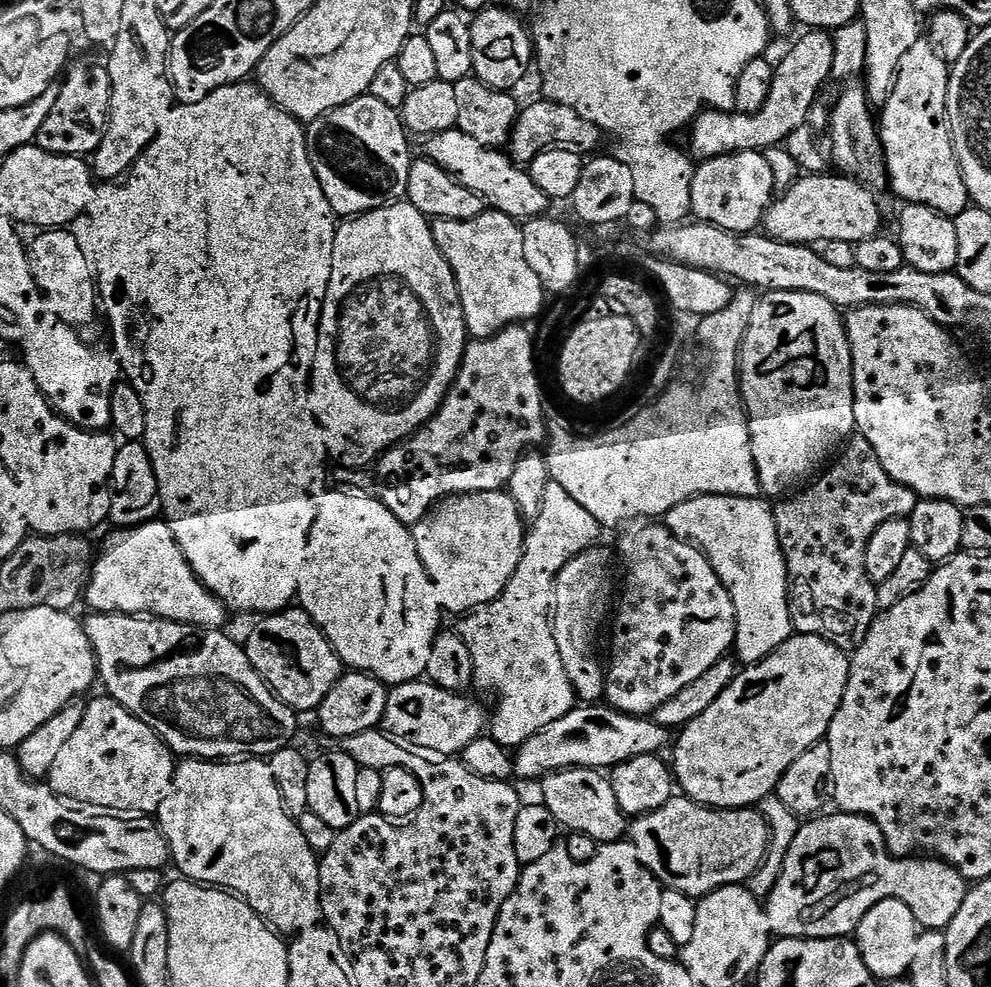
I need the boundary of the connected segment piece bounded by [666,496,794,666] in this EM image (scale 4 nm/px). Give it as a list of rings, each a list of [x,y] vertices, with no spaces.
[[[695,496],[668,512],[666,526],[678,538],[695,544],[728,587],[736,611],[734,648],[740,651],[741,665],[765,660],[793,636],[792,615],[788,609],[788,567],[778,542],[774,508],[767,499]]]

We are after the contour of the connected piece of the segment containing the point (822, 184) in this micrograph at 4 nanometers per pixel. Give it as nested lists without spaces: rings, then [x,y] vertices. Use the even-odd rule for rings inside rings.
[[[804,174],[791,184],[784,193],[773,199],[771,207],[764,215],[763,229],[774,240],[782,243],[803,244],[814,246],[823,240],[834,242],[850,242],[861,244],[866,238],[874,238],[881,235],[880,228],[880,204],[871,187],[861,184],[859,180],[843,174],[828,176],[829,174]]]

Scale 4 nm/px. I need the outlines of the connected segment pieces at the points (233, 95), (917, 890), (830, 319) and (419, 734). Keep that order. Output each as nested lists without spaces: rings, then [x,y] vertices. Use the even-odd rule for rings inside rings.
[[[241,82],[238,84],[228,84],[224,88],[214,90],[202,102],[193,104],[180,104],[166,114],[166,122],[162,122],[160,133],[154,138],[154,142],[138,158],[138,162],[127,176],[119,182],[104,182],[99,185],[92,199],[92,204],[87,207],[86,212],[76,219],[73,232],[79,240],[82,252],[86,254],[86,260],[93,267],[96,273],[99,291],[102,293],[102,312],[108,315],[108,324],[112,327],[112,340],[116,343],[115,359],[118,361],[127,383],[141,396],[142,404],[146,412],[146,430],[142,443],[150,454],[150,462],[154,466],[154,474],[158,478],[158,490],[160,491],[160,506],[162,516],[170,526],[170,530],[176,535],[180,549],[190,562],[196,576],[208,589],[213,592],[224,604],[224,607],[236,612],[260,612],[256,614],[271,614],[282,612],[297,599],[300,591],[300,575],[304,569],[304,563],[308,557],[308,539],[310,530],[316,521],[316,515],[320,510],[317,498],[312,497],[312,487],[316,480],[324,476],[324,463],[329,463],[330,453],[326,443],[326,433],[318,423],[310,407],[310,381],[312,378],[312,367],[316,357],[316,347],[318,346],[318,330],[320,329],[320,311],[326,298],[326,290],[330,282],[330,270],[332,269],[332,259],[334,258],[334,238],[338,227],[338,217],[332,211],[330,202],[322,190],[322,186],[316,177],[314,166],[310,162],[308,153],[308,138],[301,121],[294,119],[289,112],[283,112],[275,102],[255,83]]]
[[[837,811],[835,813],[836,816],[828,815],[820,814],[815,818],[809,819],[807,822],[801,823],[800,829],[796,831],[794,842],[784,859],[784,868],[780,872],[778,882],[774,886],[772,893],[766,898],[768,924],[771,925],[772,931],[777,937],[791,938],[793,940],[834,940],[851,937],[855,933],[856,927],[862,922],[864,915],[874,906],[878,906],[878,902],[882,902],[883,900],[900,900],[906,906],[910,906],[917,925],[921,929],[947,929],[948,923],[954,918],[954,914],[958,914],[958,910],[962,910],[962,902],[966,902],[970,891],[969,881],[965,880],[964,875],[958,871],[955,864],[947,864],[944,860],[937,860],[935,858],[897,858],[889,852],[888,844],[884,841],[882,830],[873,820],[868,820],[864,816],[851,816],[848,812],[841,811]]]
[[[774,292],[765,295],[756,305],[754,318],[740,347],[740,394],[748,413],[761,493],[768,498],[780,498],[811,481],[856,432],[852,351],[841,309],[814,293]]]
[[[423,679],[397,684],[388,693],[383,731],[414,748],[424,748],[429,754],[455,757],[486,732],[486,712],[484,716],[483,710],[470,697],[468,694],[442,690],[437,684]]]

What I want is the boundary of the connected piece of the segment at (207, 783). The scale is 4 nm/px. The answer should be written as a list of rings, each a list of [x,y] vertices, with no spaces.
[[[188,758],[175,769],[174,787],[171,794],[161,802],[158,809],[158,827],[168,840],[168,851],[171,863],[176,864],[176,868],[181,877],[187,878],[197,884],[207,884],[214,888],[225,889],[246,901],[248,905],[267,922],[269,928],[277,933],[292,932],[299,934],[305,928],[317,925],[322,918],[320,907],[320,862],[318,854],[306,842],[302,834],[299,823],[284,807],[282,794],[279,792],[278,782],[275,781],[274,774],[271,773],[271,766],[260,758],[244,758],[239,762],[213,762],[211,760],[201,760],[199,758]]]

